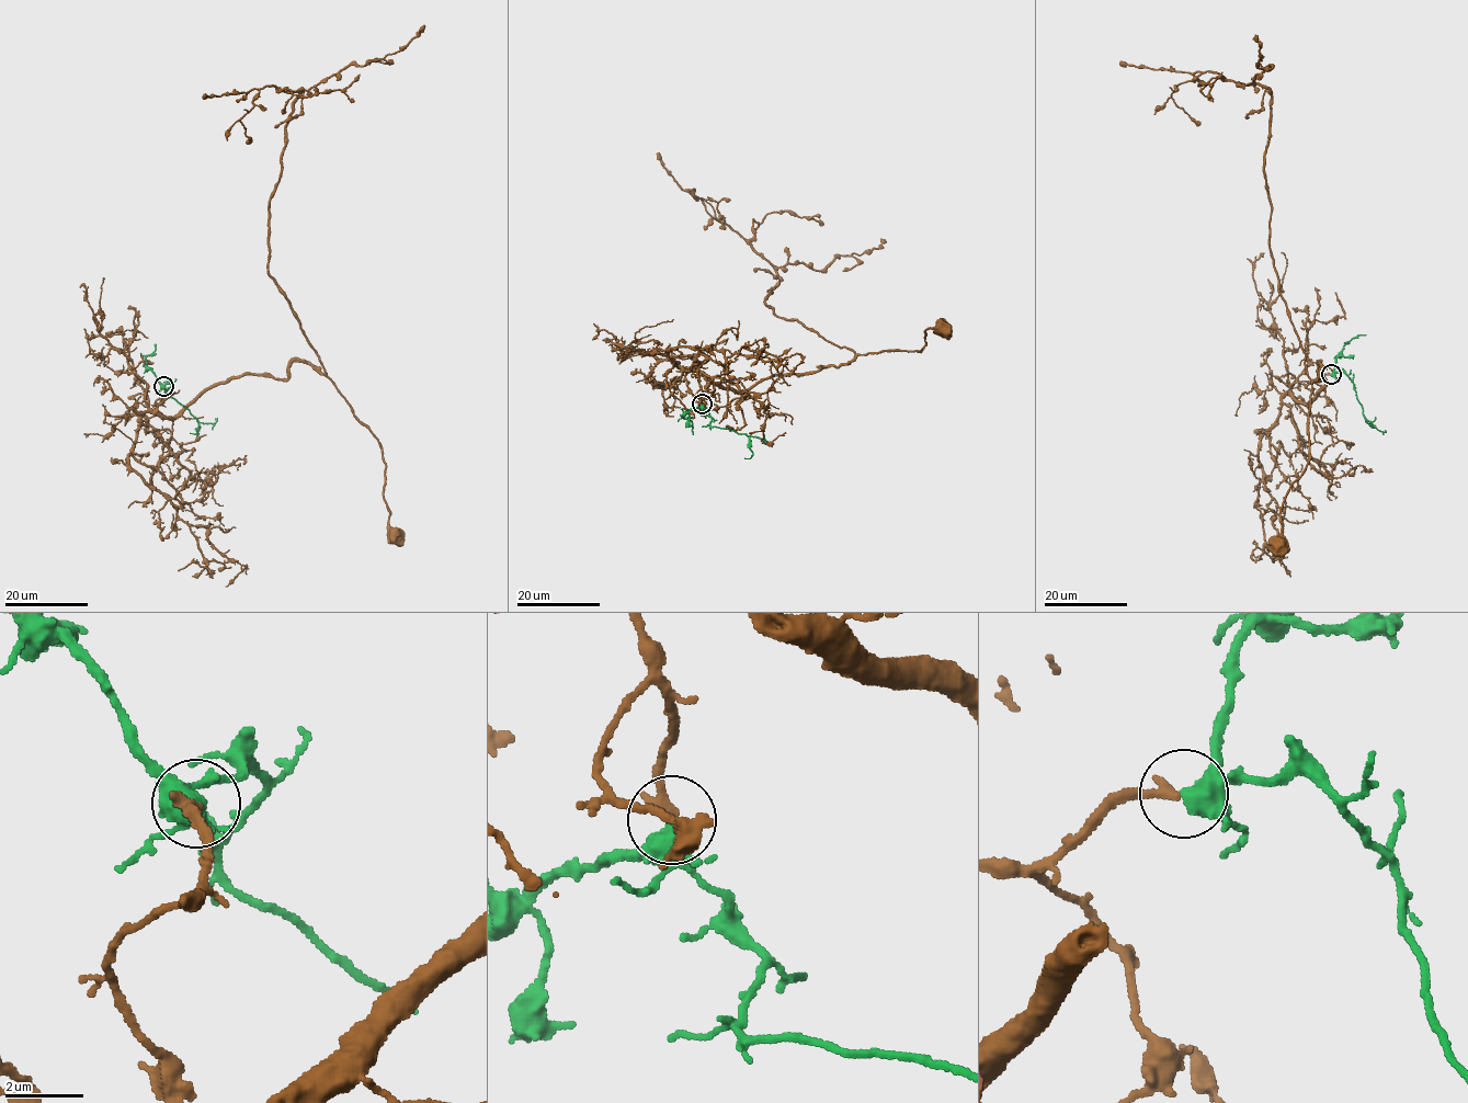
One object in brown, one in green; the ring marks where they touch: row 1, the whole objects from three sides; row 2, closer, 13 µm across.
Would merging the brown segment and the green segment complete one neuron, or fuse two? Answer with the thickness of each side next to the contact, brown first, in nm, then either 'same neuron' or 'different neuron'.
320 nm thick on the brown side, 360 nm on the other; same neuron

